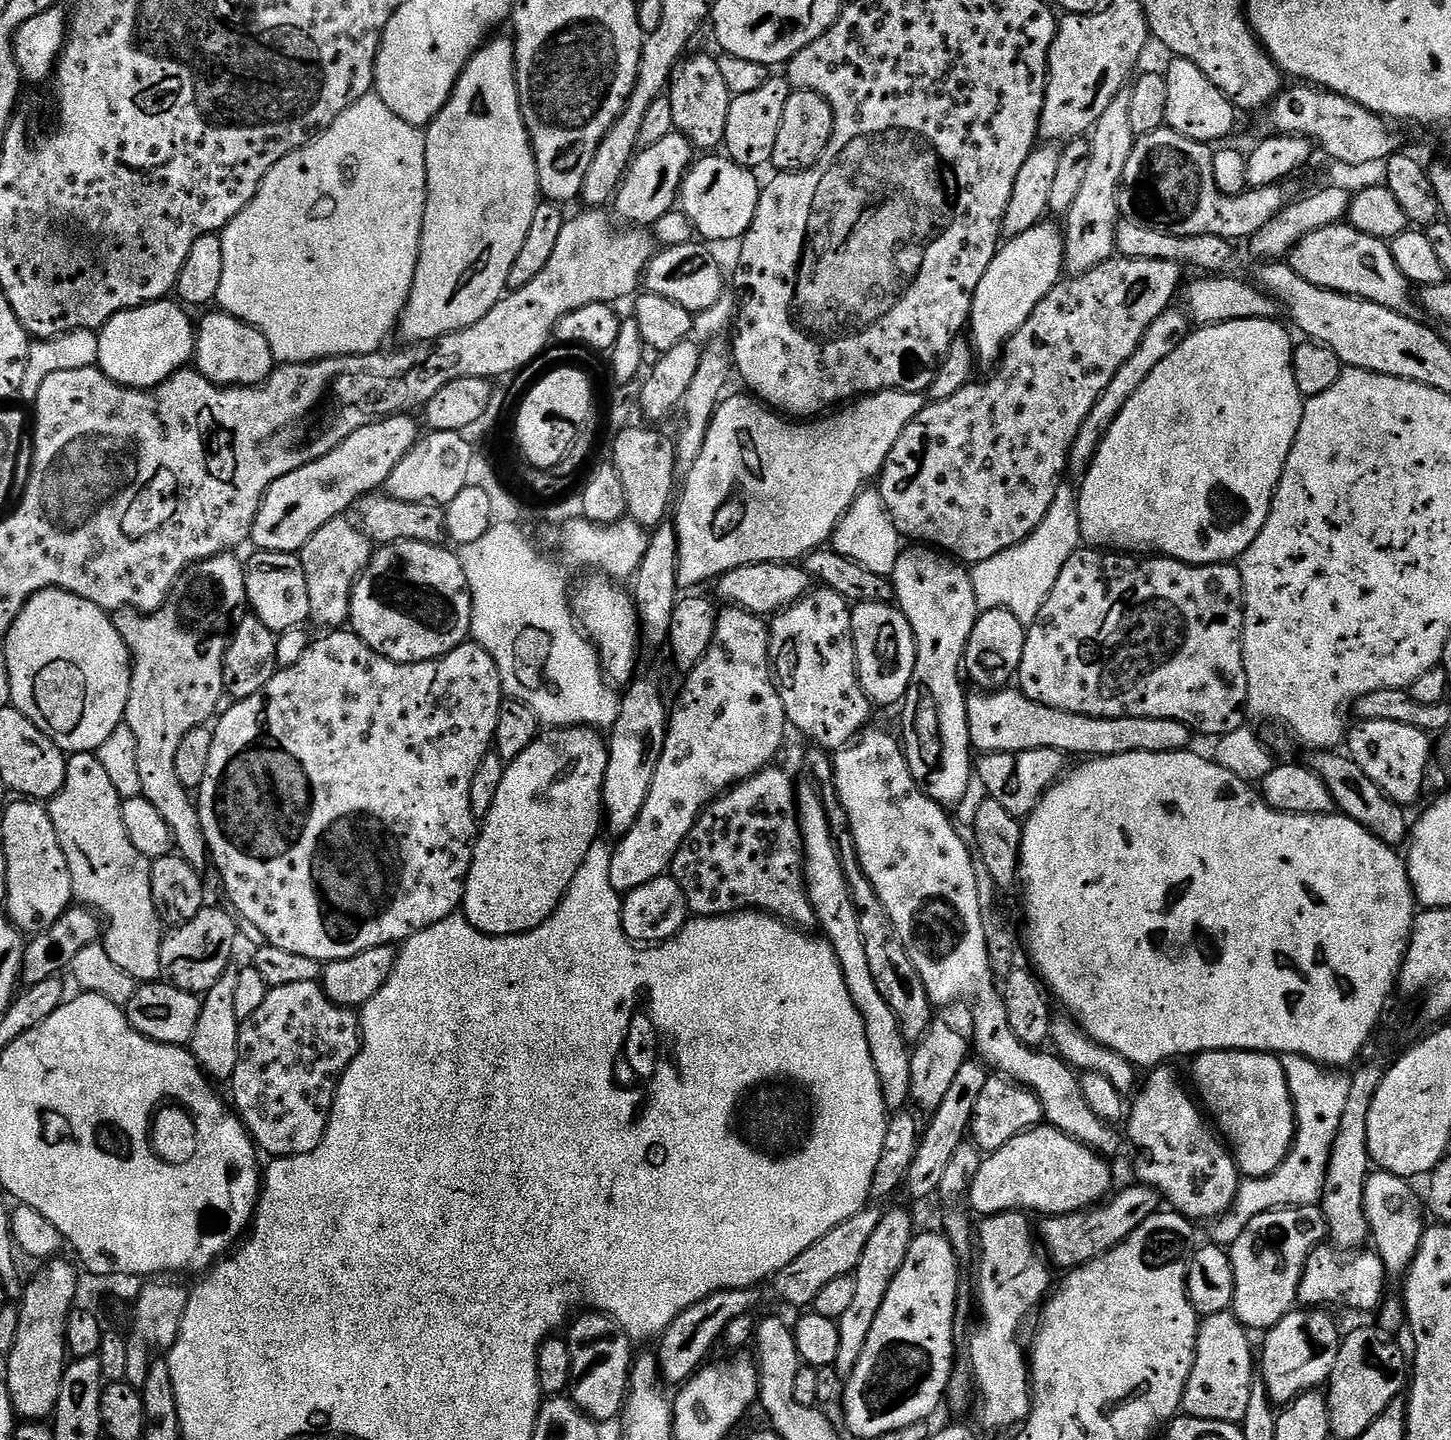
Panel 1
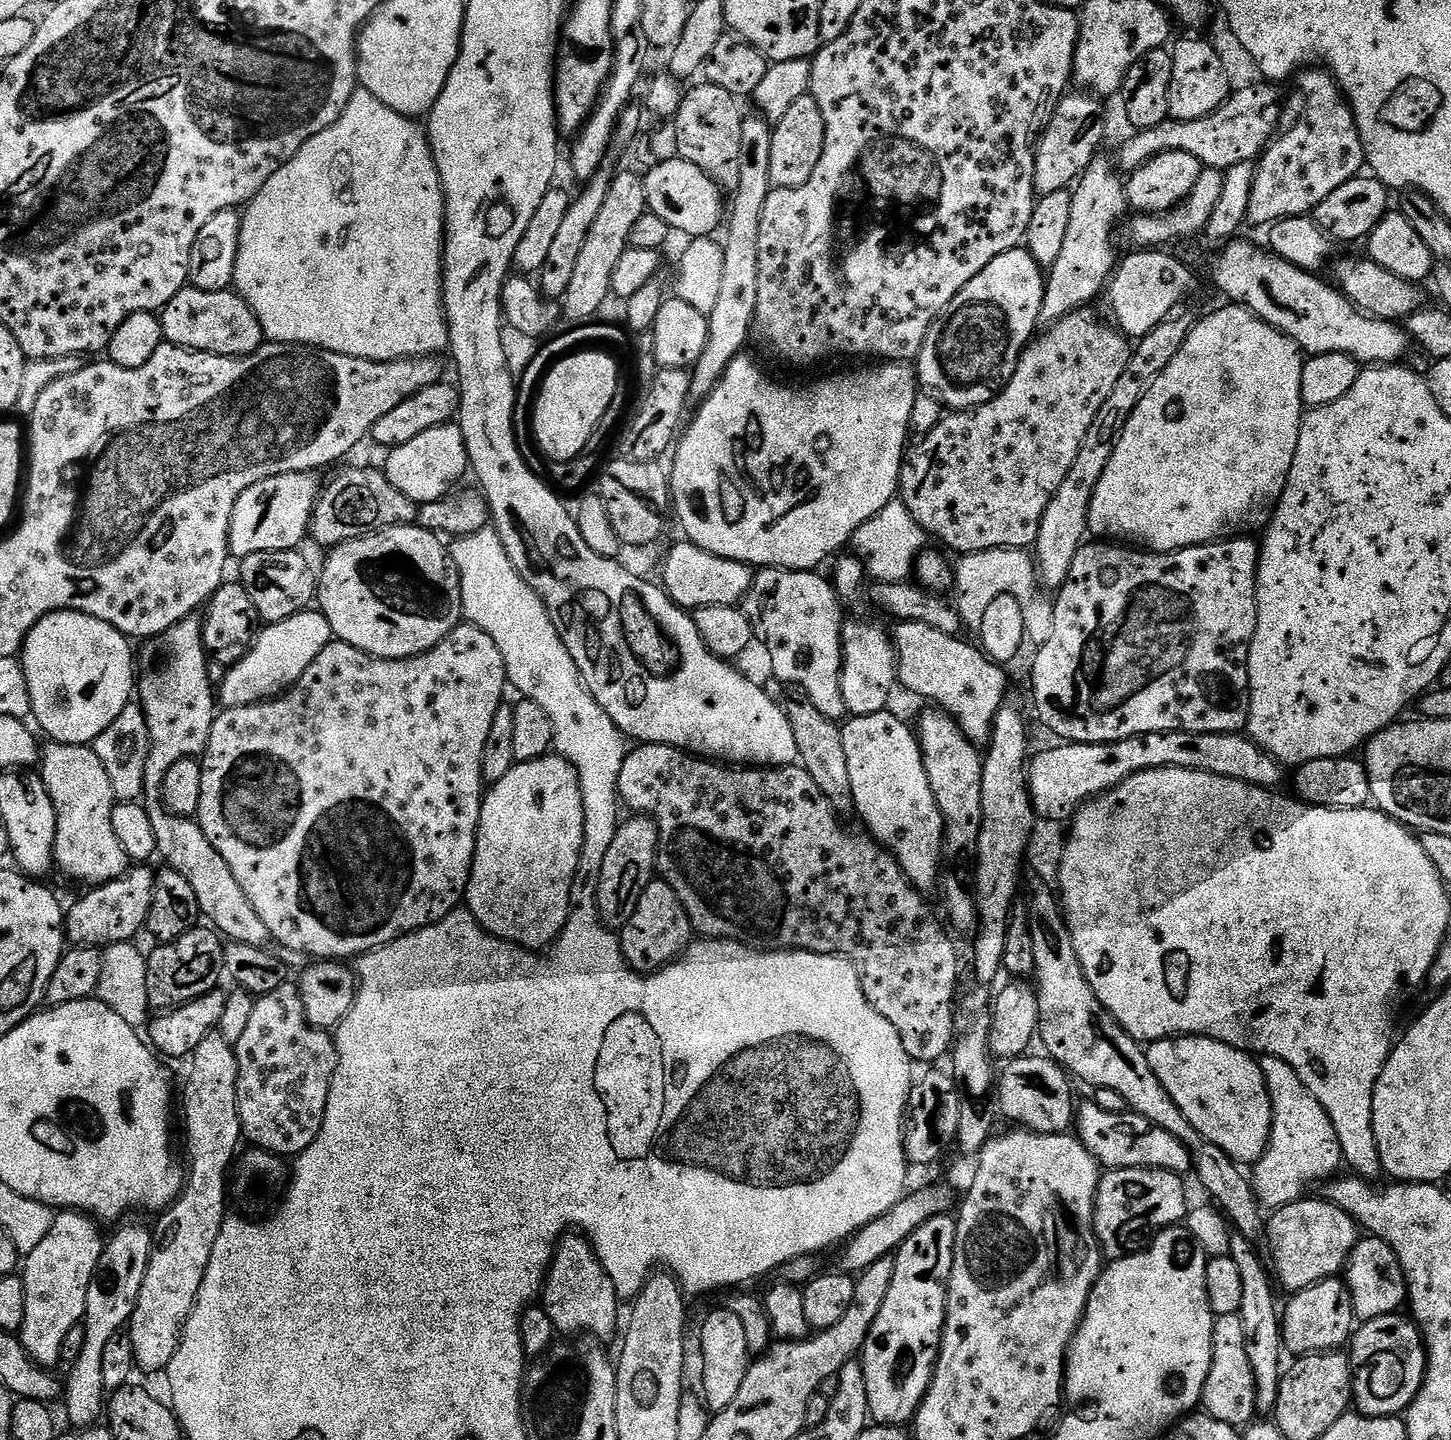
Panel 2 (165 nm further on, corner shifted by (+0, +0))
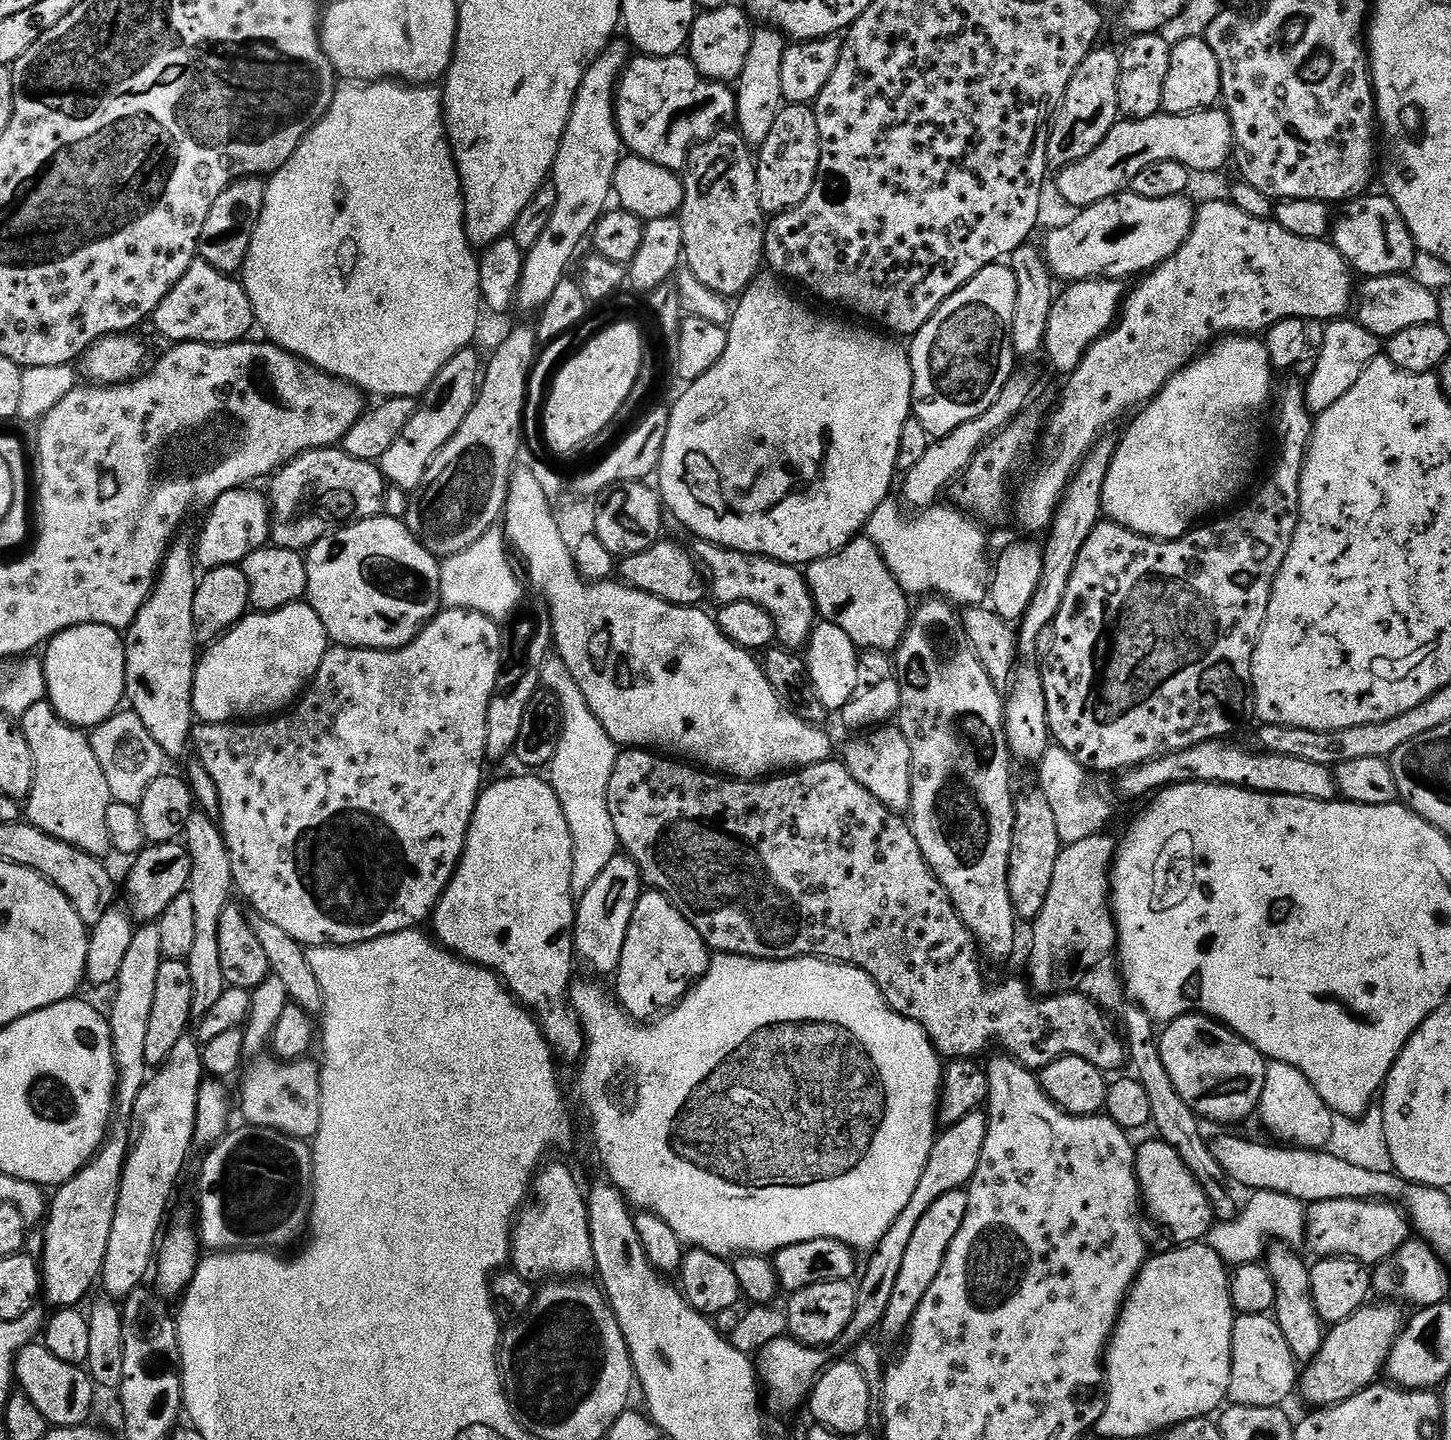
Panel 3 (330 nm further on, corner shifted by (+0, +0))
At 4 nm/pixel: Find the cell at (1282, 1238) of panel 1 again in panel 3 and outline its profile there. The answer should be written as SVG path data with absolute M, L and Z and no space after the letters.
M1331 1200L1309 1204L1306 1208L1308 1217L1304 1223L1303 1247L1313 1252L1313 1257L1349 1256L1365 1266L1381 1264L1394 1255L1413 1235L1412 1225L1407 1216L1397 1205L1383 1200Z

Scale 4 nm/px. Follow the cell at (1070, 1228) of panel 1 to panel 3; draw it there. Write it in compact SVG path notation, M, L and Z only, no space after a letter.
M1159 1138L1151 1139L1136 1148L1136 1182L1147 1219L1149 1216L1172 1239L1173 1245L1203 1241L1213 1226L1214 1217L1206 1194L1202 1194L1202 1186L1194 1182L1194 1174L1186 1170L1186 1162L1178 1158L1174 1146Z

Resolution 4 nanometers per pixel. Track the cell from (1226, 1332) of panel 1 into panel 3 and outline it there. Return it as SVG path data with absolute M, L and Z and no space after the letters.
M1237 1315L1232 1321L1232 1365L1228 1404L1281 1407L1298 1388L1298 1361L1271 1315Z

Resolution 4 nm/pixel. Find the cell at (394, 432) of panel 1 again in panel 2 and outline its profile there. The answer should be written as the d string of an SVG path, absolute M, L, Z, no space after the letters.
M291 472L278 474L274 478L266 478L250 490L242 490L238 502L234 506L234 514L230 518L230 538L228 551L233 557L243 558L259 552L290 552L301 547L304 536L309 535L312 527L312 512L316 508L316 500L320 497L322 480L316 472Z

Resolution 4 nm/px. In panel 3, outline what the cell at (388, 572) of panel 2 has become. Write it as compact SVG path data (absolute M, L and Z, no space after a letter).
M385 514L375 516L369 520L358 520L343 528L336 529L331 536L323 536L317 544L312 545L306 552L306 574L308 575L307 603L322 618L322 626L326 626L328 639L333 645L345 648L401 648L419 634L425 624L430 623L437 612L441 611L440 599L440 566L441 561L430 554L430 550L423 548L414 538L403 519L396 519Z

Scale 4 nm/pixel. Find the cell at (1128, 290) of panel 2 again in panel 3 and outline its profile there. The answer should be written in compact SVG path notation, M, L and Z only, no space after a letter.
M1093 278L1091 280L1077 280L1069 283L1068 288L1057 295L1056 301L1052 303L1050 318L1046 322L1046 336L1044 338L1043 355L1048 355L1048 364L1056 372L1071 374L1082 362L1086 350L1099 336L1105 336L1114 327L1120 309L1126 295L1125 285L1119 280L1105 280L1103 278Z

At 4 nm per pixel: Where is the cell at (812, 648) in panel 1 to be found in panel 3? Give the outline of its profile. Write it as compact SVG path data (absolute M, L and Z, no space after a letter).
M697 539L695 543L691 545L690 551L697 565L706 570L710 596L717 600L717 605L723 606L739 600L754 602L754 606L762 606L762 610L770 614L776 627L776 640L781 645L793 650L803 649L807 645L817 623L818 613L808 595L805 573L797 565L784 564L768 556L751 556L729 548L718 548L702 539Z

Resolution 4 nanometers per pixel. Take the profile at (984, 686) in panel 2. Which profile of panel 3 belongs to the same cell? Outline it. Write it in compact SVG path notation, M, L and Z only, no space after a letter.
M861 534L842 550L807 565L806 583L819 619L841 628L857 649L892 654L900 647L910 619L910 597L898 586L878 554L878 546L867 535Z

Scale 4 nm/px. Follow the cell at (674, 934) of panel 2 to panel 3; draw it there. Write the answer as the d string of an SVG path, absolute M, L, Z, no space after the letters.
M655 890L641 891L626 930L622 962L616 967L615 999L637 1022L648 1022L673 1009L693 984L706 974L710 959L708 943L686 922L668 896Z

